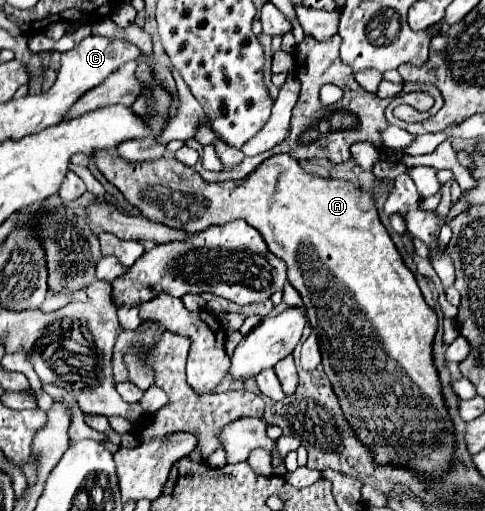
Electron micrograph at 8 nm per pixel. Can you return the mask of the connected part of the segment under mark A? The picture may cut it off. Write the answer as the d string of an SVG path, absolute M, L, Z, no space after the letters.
M100 150L98 154L92 154L92 160L100 168L100 172L108 178L108 182L112 182L132 206L136 206L146 218L150 218L154 222L162 222L162 224L166 224L170 228L180 228L180 230L186 230L190 234L202 232L208 226L218 226L218 222L246 220L250 226L254 226L262 234L262 238L266 240L268 248L278 258L282 258L286 262L286 266L288 266L288 280L300 292L300 296L304 300L308 322L310 322L312 330L318 336L324 372L326 372L328 380L332 382L334 394L338 396L340 408L342 408L344 416L346 416L348 424L352 426L356 438L368 450L372 448L374 464L376 466L386 466L388 464L388 466L394 466L394 468L406 468L406 470L412 470L412 472L416 472L416 474L420 474L420 476L424 476L428 480L444 478L448 474L448 470L452 466L452 460L454 460L454 450L456 450L456 438L454 436L456 434L454 434L454 424L452 424L452 420L448 416L448 406L446 406L446 400L442 396L440 376L438 376L438 370L436 370L436 364L434 364L434 354L432 354L432 344L434 344L434 336L436 336L436 330L438 330L438 318L436 318L436 312L424 302L424 296L422 296L422 292L420 292L420 288L416 284L414 274L404 266L402 256L398 254L394 242L390 240L386 228L382 226L382 222L378 218L378 212L376 212L376 206L372 202L372 198L374 198L372 190L362 190L362 188L356 188L350 182L342 182L342 180L324 180L324 178L318 178L318 176L306 174L300 168L299 162L296 162L294 158L290 158L288 154L280 154L280 156L272 156L272 158L264 160L262 166L258 166L258 170L250 172L242 180L226 180L226 182L216 182L216 184L206 182L200 174L196 174L194 168L180 164L178 160L168 160L168 158L160 158L160 160L154 160L154 162L146 162L146 164L130 164L130 162L124 162L116 152Z

